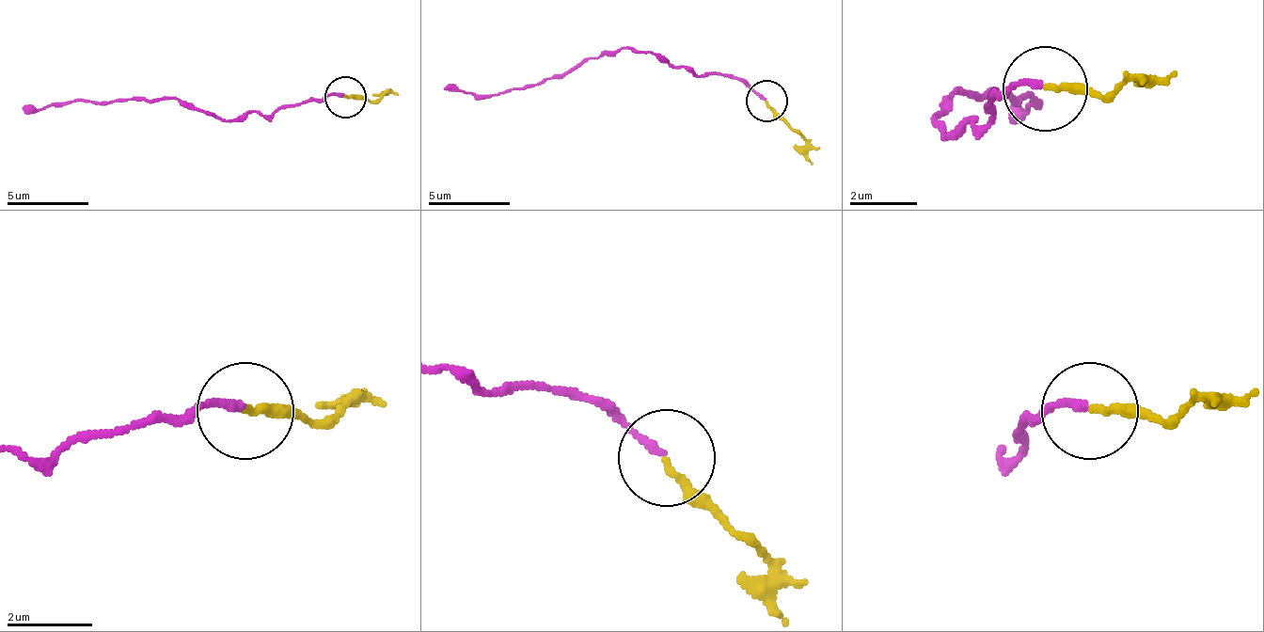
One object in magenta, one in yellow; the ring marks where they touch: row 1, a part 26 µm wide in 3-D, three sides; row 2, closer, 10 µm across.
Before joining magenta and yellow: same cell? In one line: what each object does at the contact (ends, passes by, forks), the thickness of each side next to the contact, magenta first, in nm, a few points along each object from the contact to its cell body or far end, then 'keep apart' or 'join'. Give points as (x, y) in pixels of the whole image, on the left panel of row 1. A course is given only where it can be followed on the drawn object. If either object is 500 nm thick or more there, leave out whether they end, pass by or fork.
magenta ends | yellow ends | 180/200 nm | magenta via (344, 98), (320, 98), (266, 114), (209, 114), (160, 98), (21, 106) | yellow via (344, 98), (372, 102), (389, 89) | keep apart

